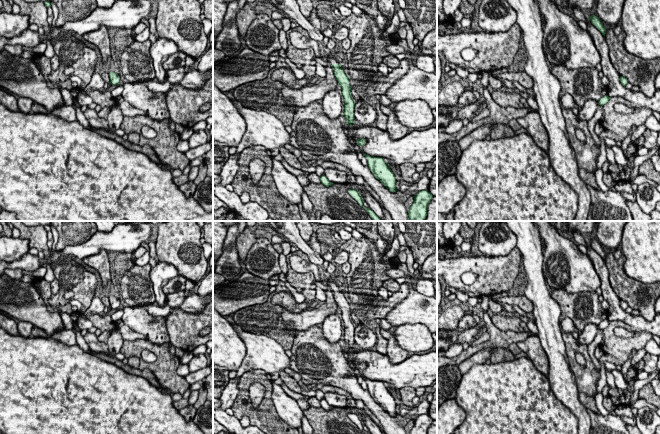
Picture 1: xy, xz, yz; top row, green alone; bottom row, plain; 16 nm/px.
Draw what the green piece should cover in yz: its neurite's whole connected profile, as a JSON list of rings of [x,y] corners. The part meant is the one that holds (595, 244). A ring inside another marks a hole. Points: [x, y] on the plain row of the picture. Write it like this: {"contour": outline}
{"contour": [[[591,239],[589,243],[591,247],[602,257],[602,259],[605,260],[606,251],[602,248],[601,244],[595,239]]]}

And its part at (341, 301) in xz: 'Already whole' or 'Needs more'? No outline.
Needs more

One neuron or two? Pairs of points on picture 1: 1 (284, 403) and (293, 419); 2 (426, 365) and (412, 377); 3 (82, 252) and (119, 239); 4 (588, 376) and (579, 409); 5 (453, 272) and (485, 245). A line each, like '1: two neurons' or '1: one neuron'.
1: one neuron
2: one neuron
3: one neuron
4: two neurons
5: two neurons

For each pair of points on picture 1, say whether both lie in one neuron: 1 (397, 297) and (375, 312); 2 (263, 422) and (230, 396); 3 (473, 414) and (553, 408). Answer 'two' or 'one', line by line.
1: one
2: two
3: one

